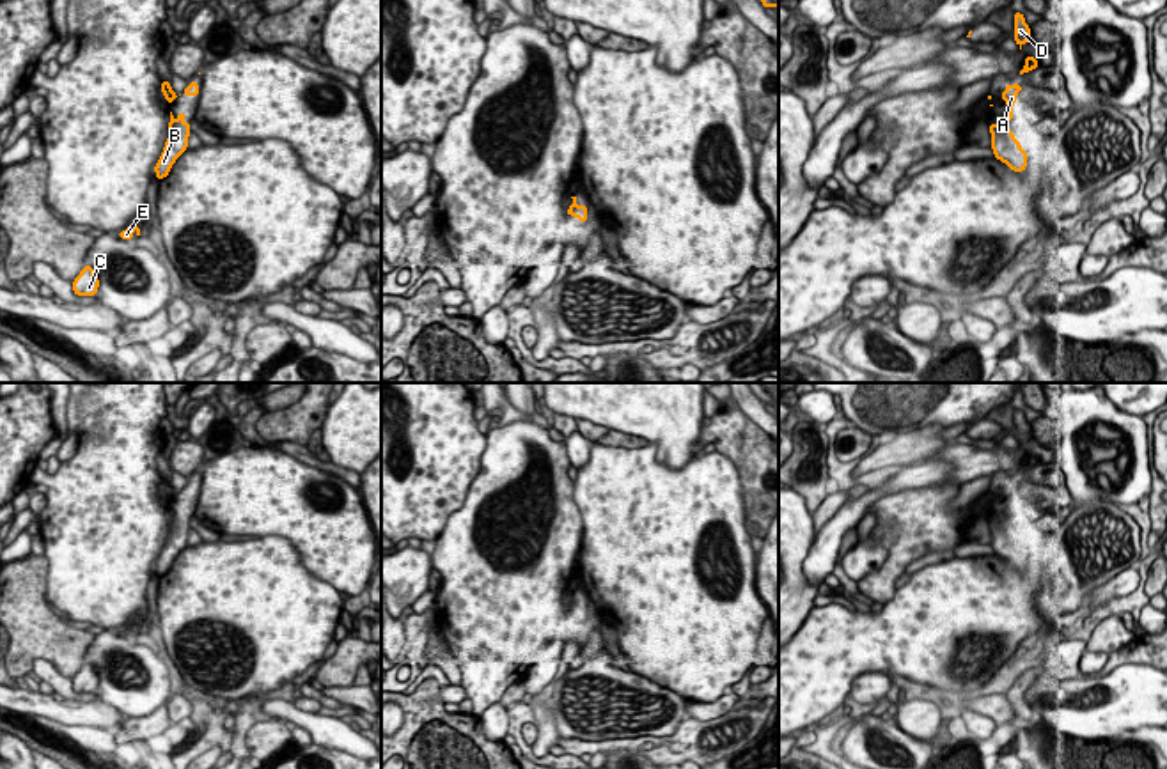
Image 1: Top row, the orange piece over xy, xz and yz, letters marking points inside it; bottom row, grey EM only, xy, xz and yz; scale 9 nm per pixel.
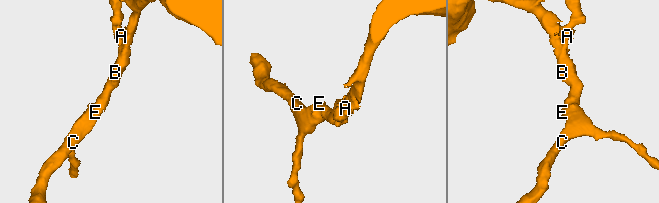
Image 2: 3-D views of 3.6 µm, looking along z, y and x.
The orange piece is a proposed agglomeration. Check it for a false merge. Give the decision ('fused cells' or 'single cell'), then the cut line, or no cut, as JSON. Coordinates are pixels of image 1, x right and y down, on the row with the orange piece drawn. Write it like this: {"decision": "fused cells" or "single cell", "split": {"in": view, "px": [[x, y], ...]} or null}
{"decision": "fused cells", "split": {"in": "xy", "px": [[174, 123], [169, 133]]}}

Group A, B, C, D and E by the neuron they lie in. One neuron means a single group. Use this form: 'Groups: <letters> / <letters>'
Groups: A D / B C E

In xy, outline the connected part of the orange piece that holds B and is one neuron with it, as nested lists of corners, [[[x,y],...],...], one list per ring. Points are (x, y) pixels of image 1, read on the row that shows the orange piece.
[[[186,112],[177,113],[177,120],[172,124],[163,152],[154,165],[156,179],[168,175],[176,159],[188,149],[188,135],[192,133],[190,122],[184,120]]]

